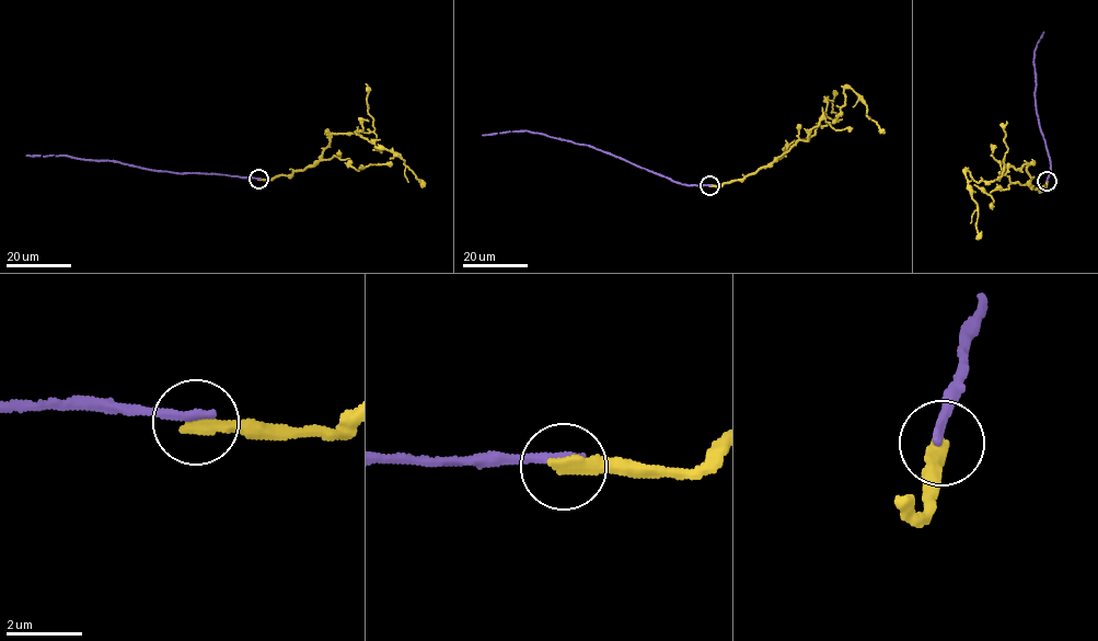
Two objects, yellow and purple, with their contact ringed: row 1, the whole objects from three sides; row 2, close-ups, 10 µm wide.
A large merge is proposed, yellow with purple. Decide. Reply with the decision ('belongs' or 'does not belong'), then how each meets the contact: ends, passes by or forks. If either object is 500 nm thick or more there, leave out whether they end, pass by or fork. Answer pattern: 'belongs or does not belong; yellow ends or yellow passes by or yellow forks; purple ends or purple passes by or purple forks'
does not belong; yellow ends; purple ends

